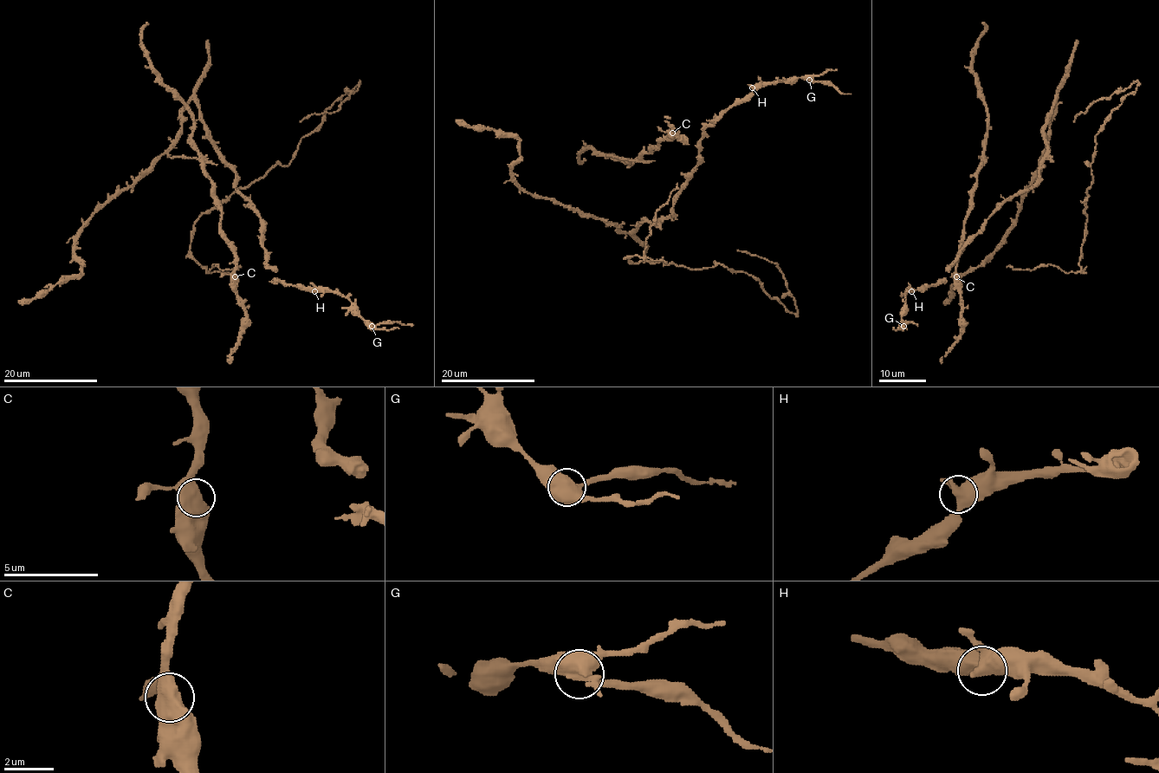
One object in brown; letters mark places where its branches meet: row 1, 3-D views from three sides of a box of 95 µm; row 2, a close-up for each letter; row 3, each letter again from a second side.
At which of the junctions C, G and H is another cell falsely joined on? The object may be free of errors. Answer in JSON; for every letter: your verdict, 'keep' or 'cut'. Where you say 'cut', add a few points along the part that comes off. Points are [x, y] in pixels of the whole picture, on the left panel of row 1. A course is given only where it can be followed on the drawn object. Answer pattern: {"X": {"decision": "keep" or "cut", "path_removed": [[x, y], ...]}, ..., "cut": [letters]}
{"C": {"decision": "keep"}, "G": {"decision": "cut", "path_removed": [[372, 326], [396, 321], [413, 325]]}, "H": {"decision": "keep"}, "cut": ["G"]}

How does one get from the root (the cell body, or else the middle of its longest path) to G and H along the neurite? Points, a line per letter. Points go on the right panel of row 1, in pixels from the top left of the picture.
G: (1043, 166), (1039, 180), (1011, 196), (958, 252), (944, 279), (906, 295), (906, 312), (901, 316), (903, 326)
H: (1043, 166), (1039, 180), (1011, 196), (958, 252), (944, 279), (911, 291)

